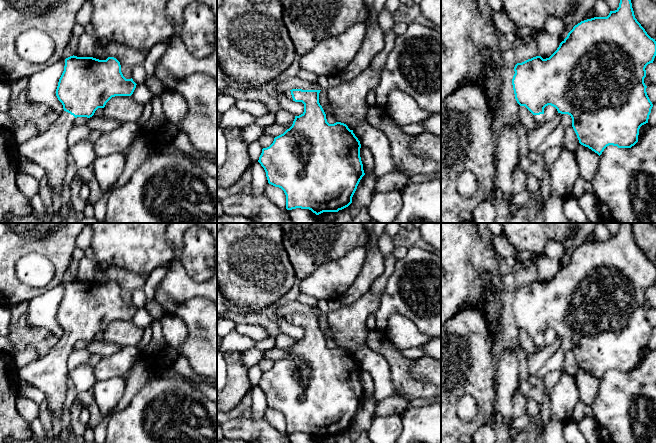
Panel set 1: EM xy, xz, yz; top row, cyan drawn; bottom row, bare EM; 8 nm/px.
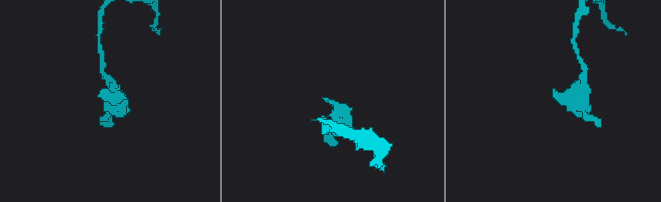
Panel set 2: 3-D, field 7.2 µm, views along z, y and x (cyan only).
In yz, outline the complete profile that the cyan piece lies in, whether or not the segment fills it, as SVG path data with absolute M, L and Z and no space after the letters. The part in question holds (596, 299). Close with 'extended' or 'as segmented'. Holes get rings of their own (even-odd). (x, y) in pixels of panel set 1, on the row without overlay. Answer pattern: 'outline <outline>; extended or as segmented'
outline M620 223L619 231L610 235L607 241L594 241L575 249L549 282L536 280L517 287L512 303L515 323L533 338L535 352L544 349L544 332L548 329L555 331L558 337L570 339L579 367L599 380L609 369L631 372L638 366L639 353L648 347L653 331L646 316L644 302L645 292L653 287L655 280L655 263L647 258L635 242L631 224Z; extended

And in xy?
outline M73 279L65 283L56 313L64 335L46 356L17 368L20 379L45 394L54 420L63 409L69 378L68 357L74 344L92 341L112 321L131 320L136 309L132 302L123 300L120 286L114 281L99 284Z; extended

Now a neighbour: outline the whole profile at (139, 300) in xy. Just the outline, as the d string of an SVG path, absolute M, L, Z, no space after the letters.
M142 288L132 292L132 303L136 308L144 308L147 302L146 295Z

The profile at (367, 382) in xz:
M361 370L360 381L364 397L374 395L374 380L368 372Z

